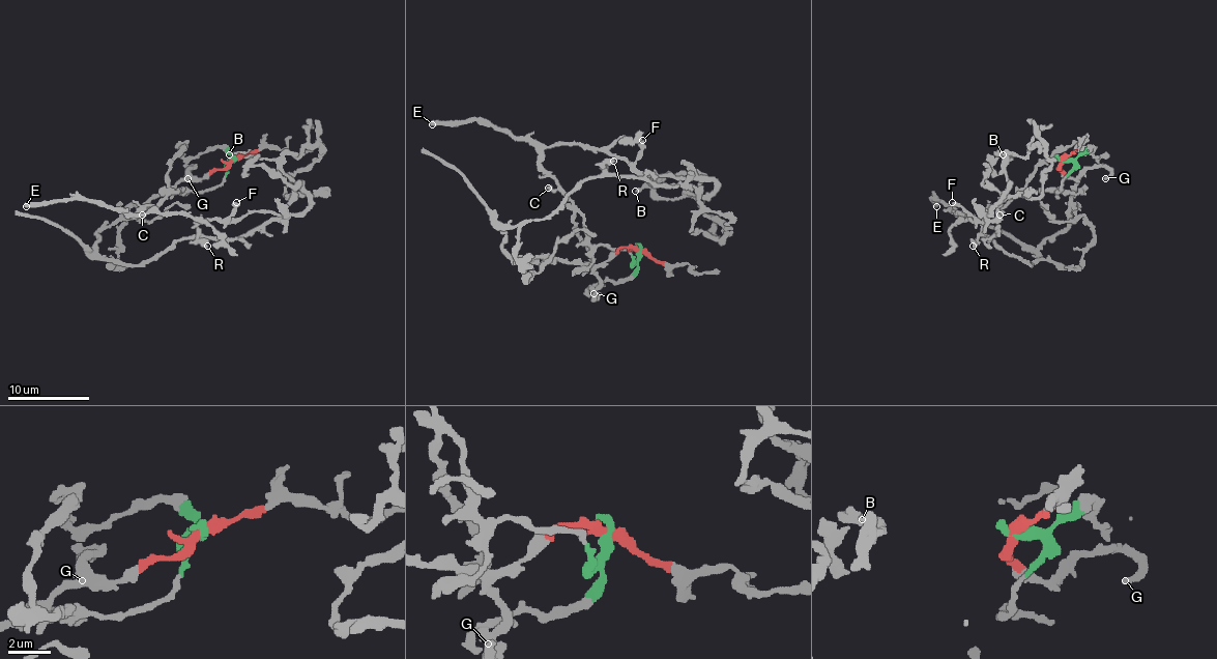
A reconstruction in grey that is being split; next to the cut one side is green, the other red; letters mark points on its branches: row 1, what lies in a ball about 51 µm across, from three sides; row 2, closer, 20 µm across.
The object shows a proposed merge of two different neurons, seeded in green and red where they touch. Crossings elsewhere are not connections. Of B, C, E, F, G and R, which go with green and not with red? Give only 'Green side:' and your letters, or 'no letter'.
Green side: B, C, E, F

